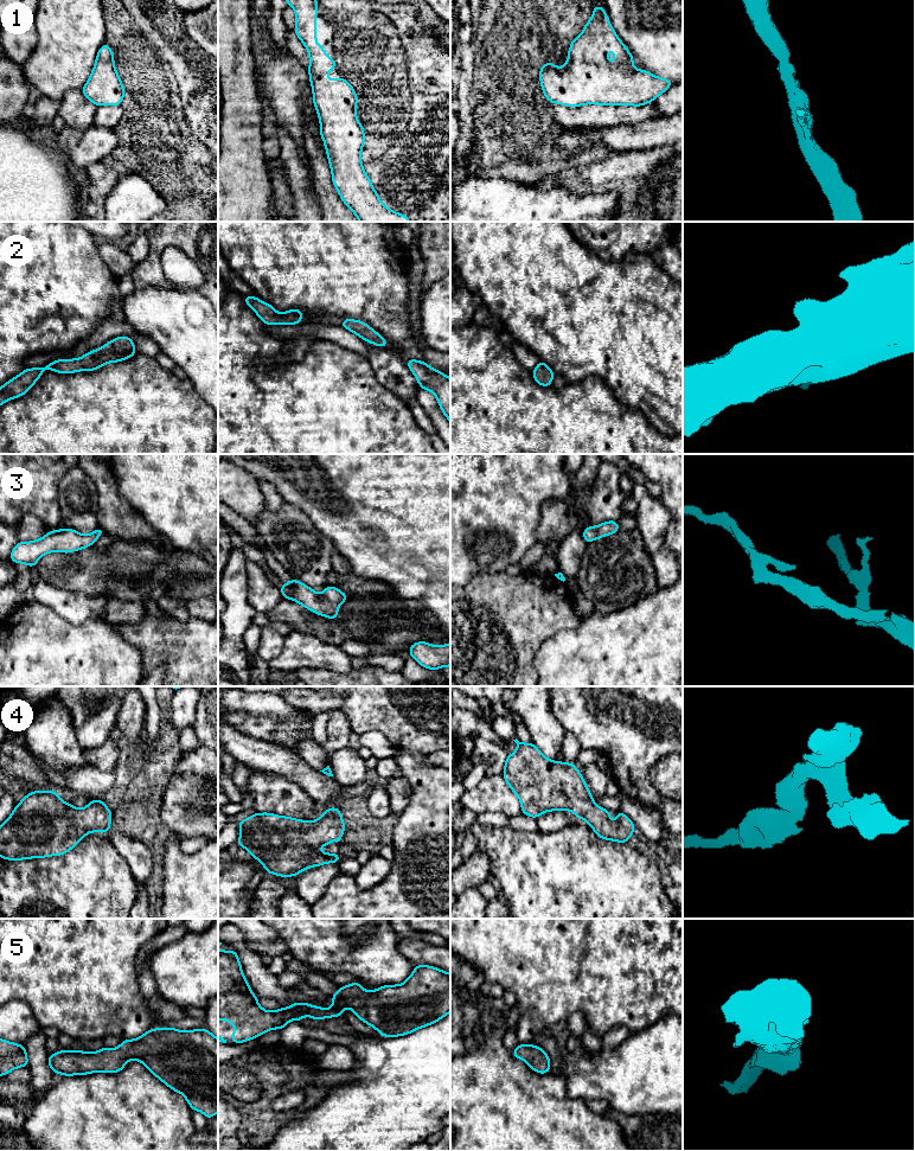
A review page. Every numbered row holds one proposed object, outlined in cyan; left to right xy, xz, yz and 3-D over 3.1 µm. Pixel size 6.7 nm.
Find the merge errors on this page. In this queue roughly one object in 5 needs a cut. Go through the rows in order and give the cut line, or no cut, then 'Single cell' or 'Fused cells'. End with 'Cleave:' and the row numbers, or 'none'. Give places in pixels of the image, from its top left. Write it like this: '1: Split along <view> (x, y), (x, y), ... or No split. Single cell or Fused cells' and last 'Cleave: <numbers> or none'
1: No split. Single cell
2: No split. Single cell
3: No split. Single cell
4: No split. Single cell
5: No split. Single cell
Cleave: none

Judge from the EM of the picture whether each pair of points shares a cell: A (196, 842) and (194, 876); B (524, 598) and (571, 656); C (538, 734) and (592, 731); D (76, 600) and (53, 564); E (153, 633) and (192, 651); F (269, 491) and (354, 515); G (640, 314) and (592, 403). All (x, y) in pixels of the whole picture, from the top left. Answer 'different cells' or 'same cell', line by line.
A: different cells
B: different cells
C: different cells
D: different cells
E: same cell
F: different cells
G: different cells

